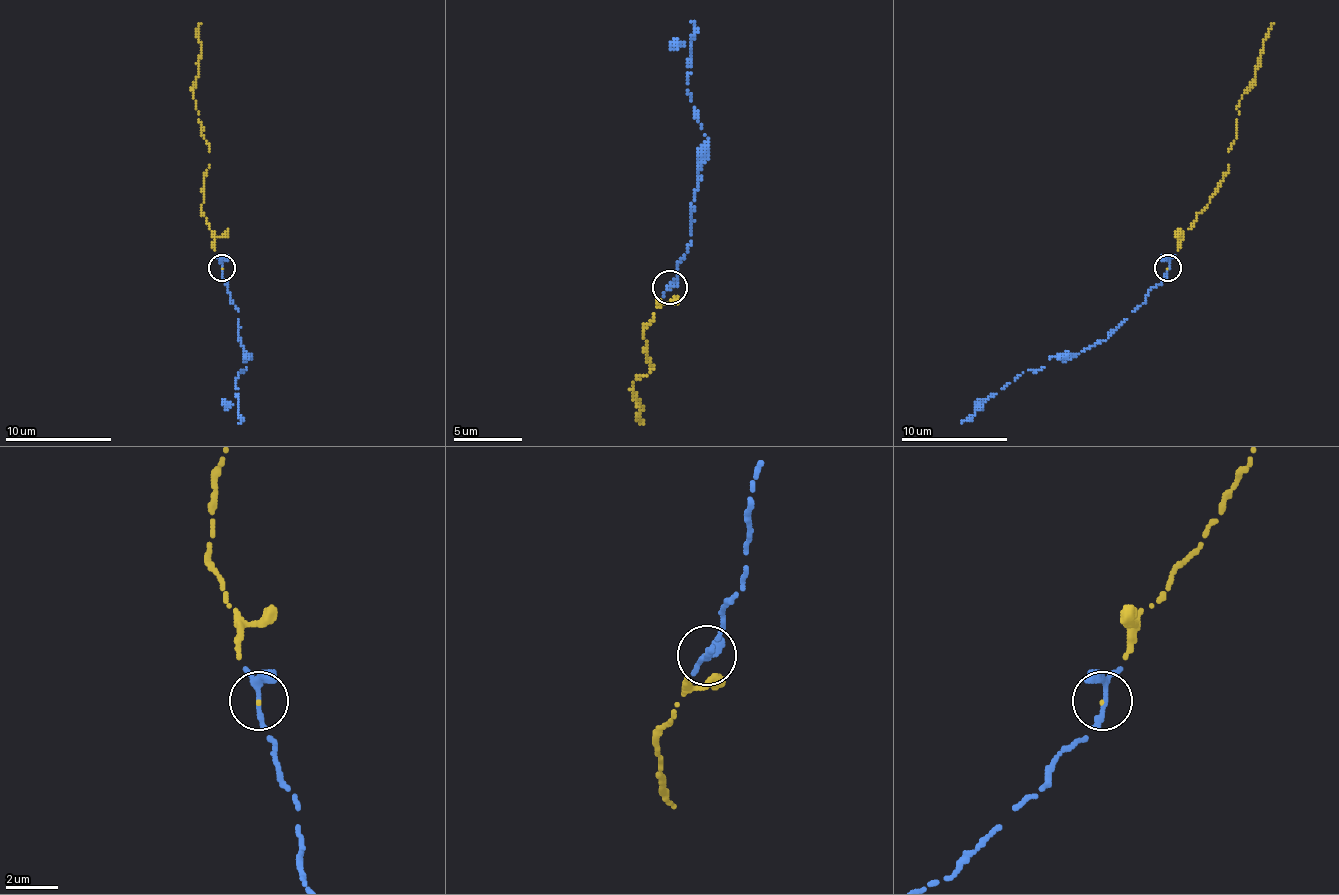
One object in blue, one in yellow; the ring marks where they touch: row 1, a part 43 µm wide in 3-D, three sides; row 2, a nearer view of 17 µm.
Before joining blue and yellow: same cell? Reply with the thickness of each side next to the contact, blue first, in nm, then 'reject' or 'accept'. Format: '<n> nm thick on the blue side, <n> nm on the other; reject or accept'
220 nm thick on the blue side, 70 nm on the other; reject

